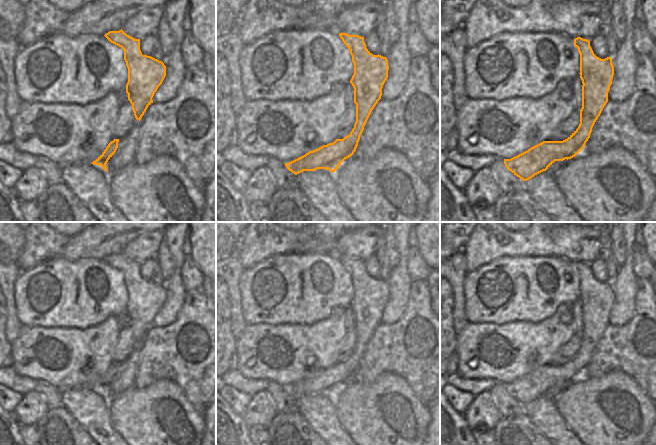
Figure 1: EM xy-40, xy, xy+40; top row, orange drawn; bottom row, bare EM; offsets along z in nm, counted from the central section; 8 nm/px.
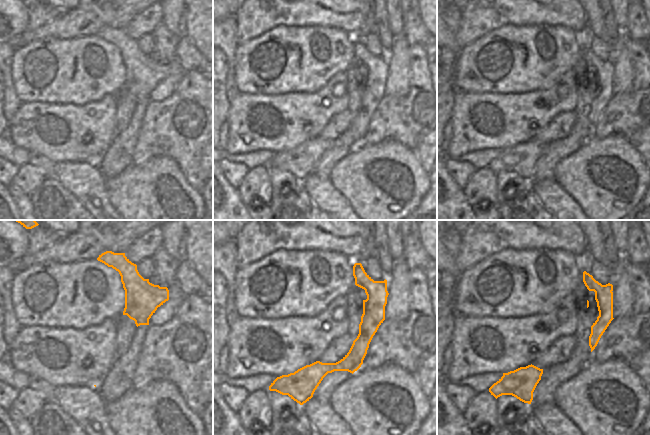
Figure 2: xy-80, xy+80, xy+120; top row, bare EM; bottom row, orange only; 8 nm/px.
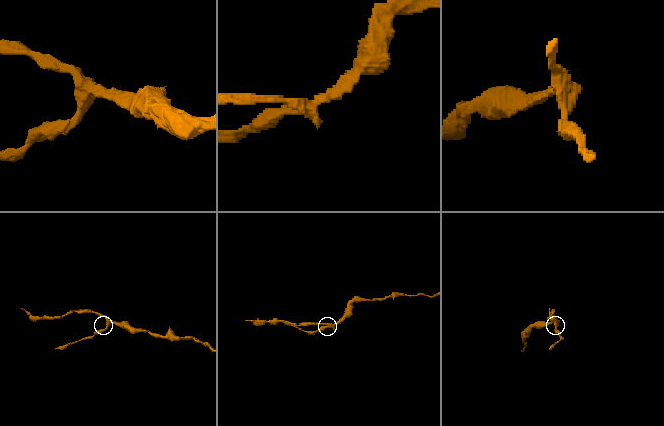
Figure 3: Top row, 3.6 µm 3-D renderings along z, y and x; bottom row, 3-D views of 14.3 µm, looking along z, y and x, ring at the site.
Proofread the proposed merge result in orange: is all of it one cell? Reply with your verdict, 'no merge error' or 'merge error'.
merge error

